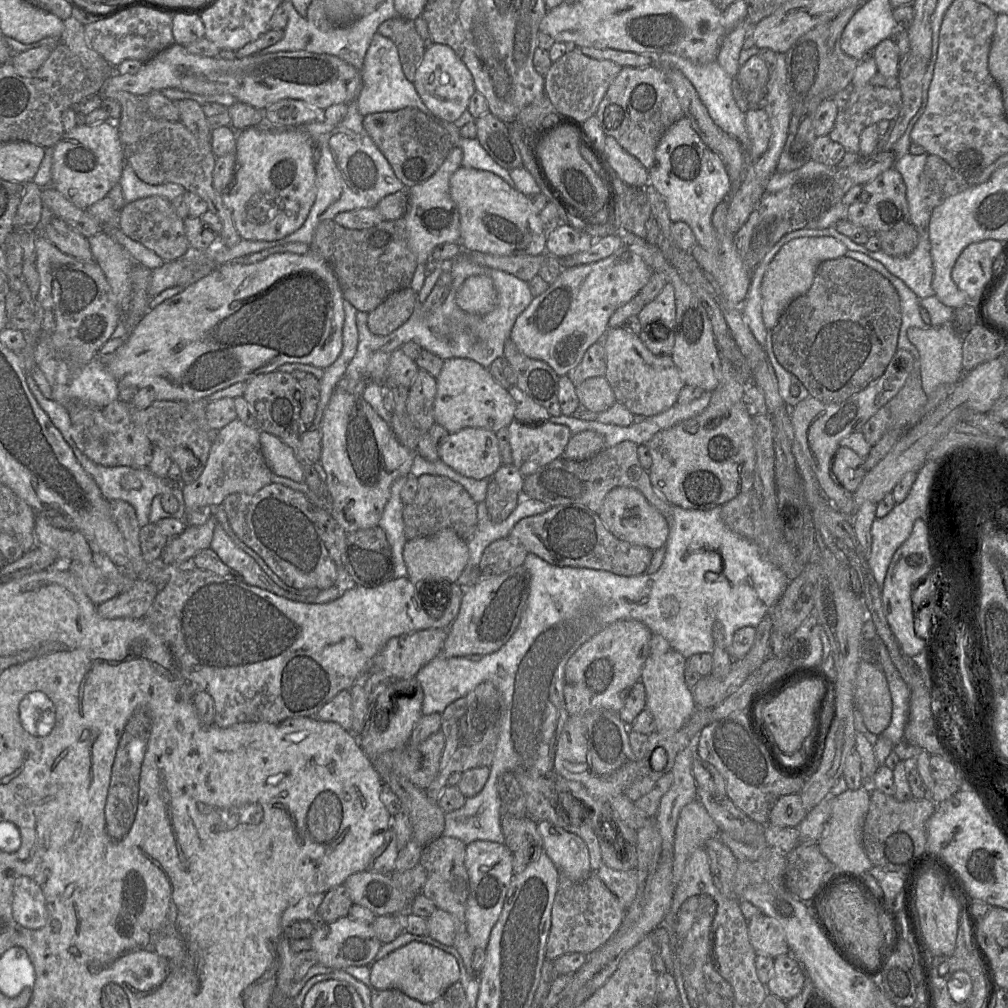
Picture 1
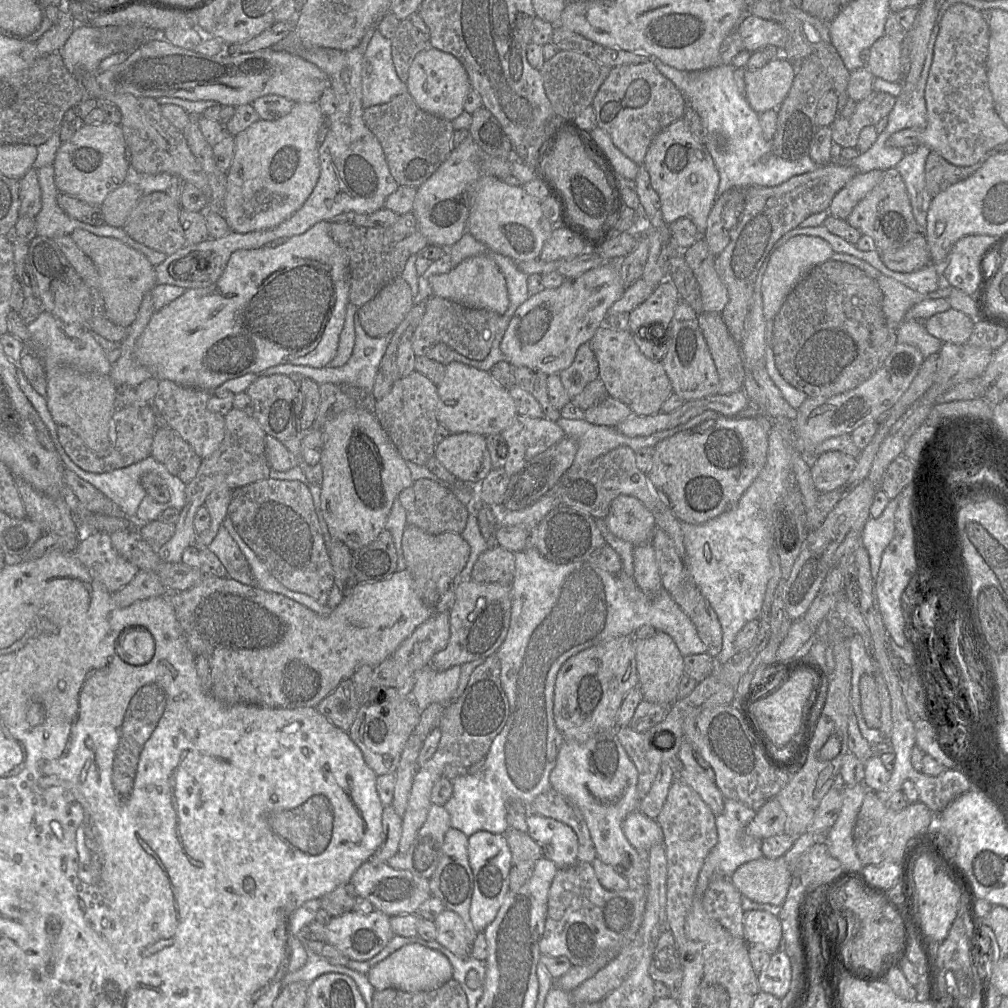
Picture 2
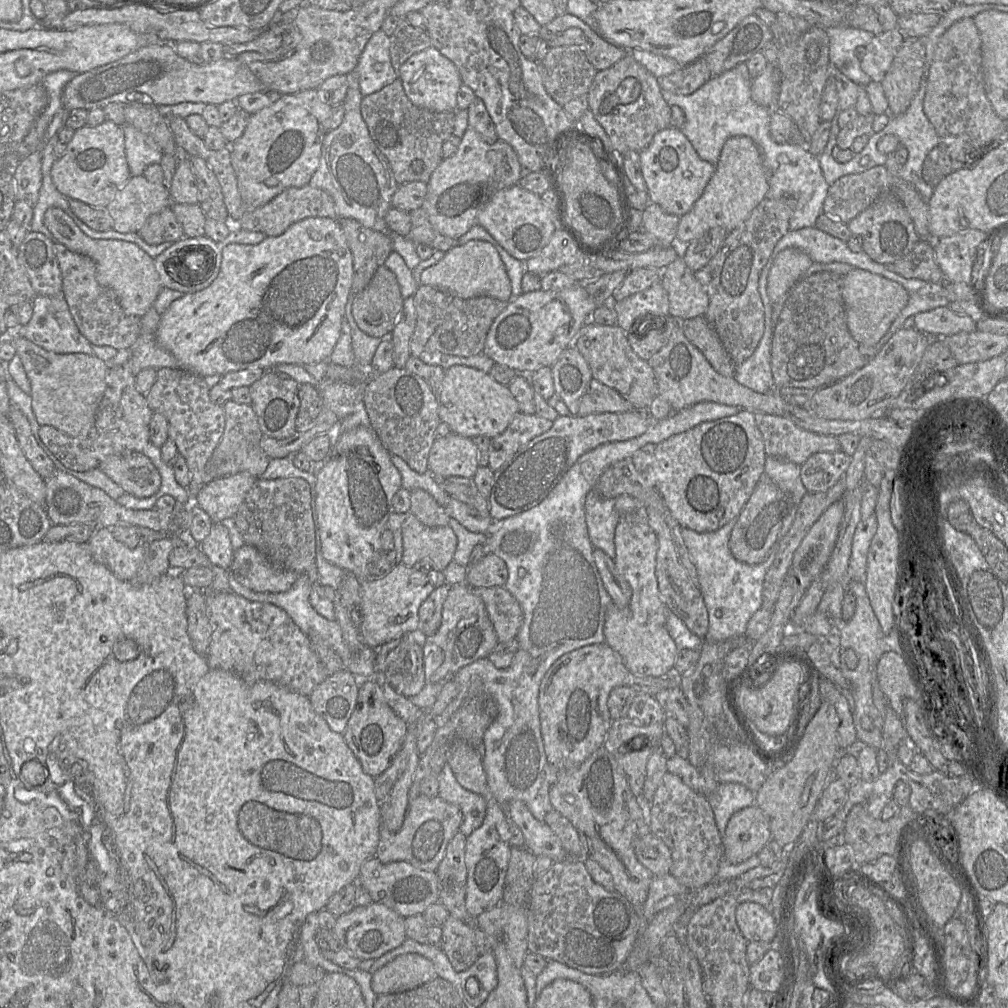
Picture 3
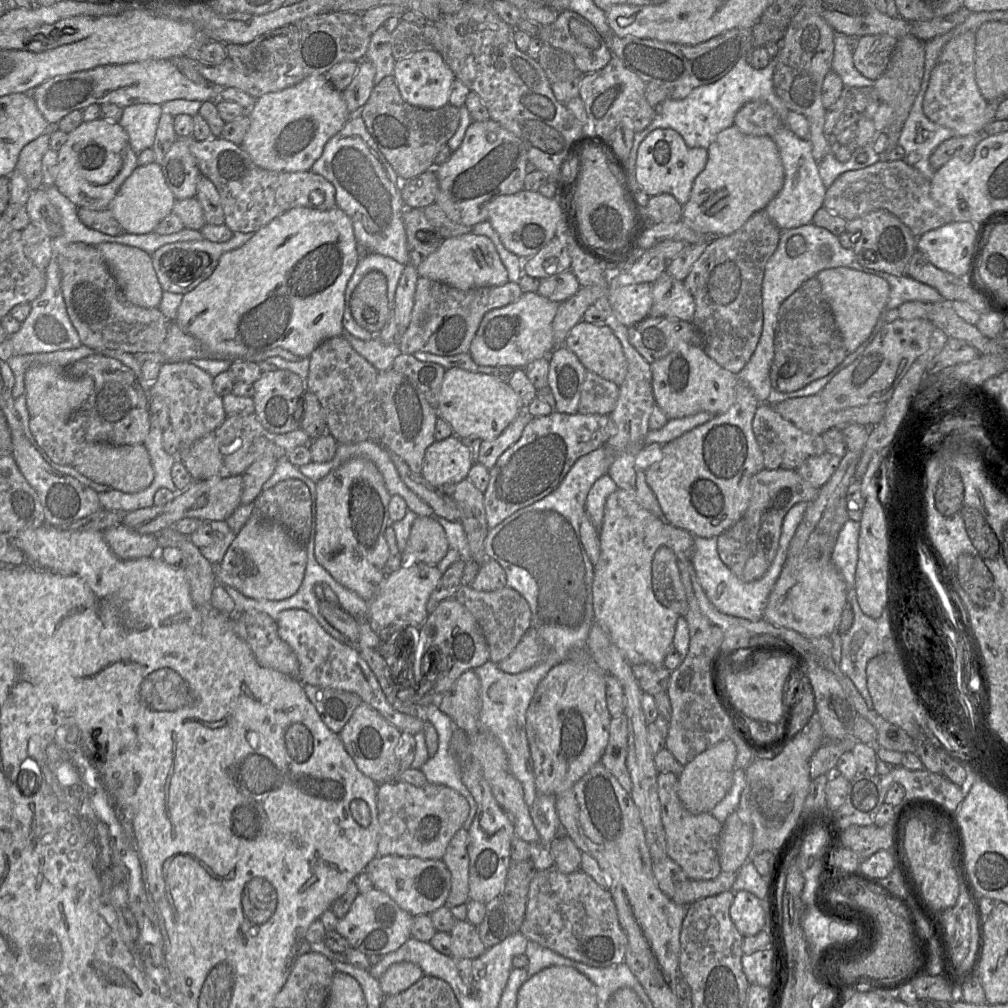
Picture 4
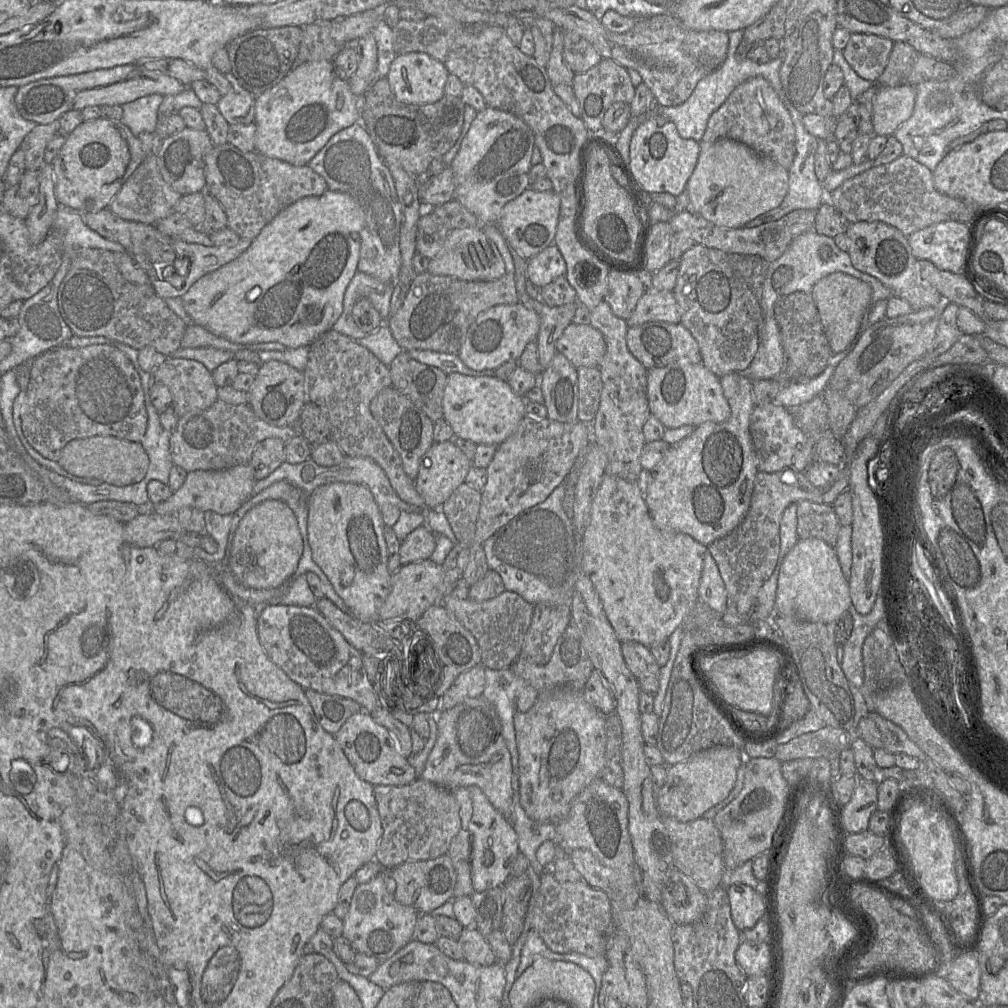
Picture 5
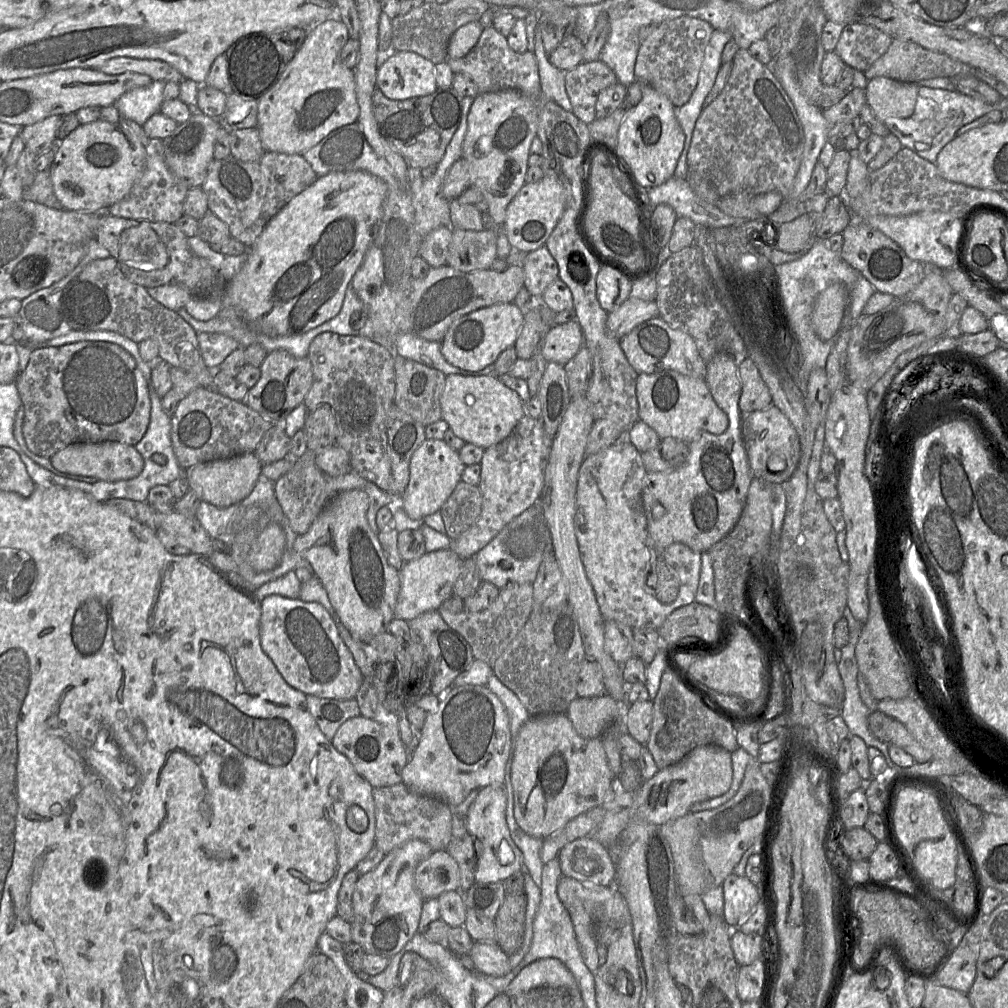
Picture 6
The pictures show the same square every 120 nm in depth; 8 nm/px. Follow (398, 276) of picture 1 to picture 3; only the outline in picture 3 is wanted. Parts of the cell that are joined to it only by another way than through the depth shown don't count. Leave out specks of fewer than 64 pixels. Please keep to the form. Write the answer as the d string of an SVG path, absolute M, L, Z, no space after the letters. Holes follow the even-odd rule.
M423 208L407 212L411 218L411 230L408 238L415 243L424 244L435 251L447 252L457 245L457 240L440 234L431 224L426 211ZM338 218L338 222L353 258L354 275L351 291L356 295L369 284L376 270L384 265L385 260L393 252L393 244L389 235L367 228L354 219Z

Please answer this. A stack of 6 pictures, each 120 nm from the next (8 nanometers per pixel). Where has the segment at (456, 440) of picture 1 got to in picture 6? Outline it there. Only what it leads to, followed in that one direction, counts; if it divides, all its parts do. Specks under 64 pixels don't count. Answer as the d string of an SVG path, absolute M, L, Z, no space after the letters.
M426 439L413 453L409 463L409 481L399 497L400 505L407 516L413 520L438 512L451 495L461 476L465 464L458 451L450 447L443 439Z

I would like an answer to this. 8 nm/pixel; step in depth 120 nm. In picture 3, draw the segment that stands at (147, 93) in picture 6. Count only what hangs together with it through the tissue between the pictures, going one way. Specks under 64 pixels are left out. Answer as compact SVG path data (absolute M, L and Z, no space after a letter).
M127 123L122 128L131 176L142 176L149 165L160 164L163 152L152 137Z

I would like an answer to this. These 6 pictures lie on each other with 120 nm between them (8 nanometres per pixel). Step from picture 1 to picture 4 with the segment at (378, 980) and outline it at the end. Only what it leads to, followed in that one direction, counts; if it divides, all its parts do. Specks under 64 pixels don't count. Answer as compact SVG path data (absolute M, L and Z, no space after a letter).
M398 962L390 965L379 978L384 995L397 995L424 976L422 969L411 962Z

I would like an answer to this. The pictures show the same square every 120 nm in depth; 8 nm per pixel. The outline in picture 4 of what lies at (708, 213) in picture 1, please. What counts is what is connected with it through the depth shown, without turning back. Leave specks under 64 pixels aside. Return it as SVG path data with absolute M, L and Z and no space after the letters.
M657 128L650 132L638 147L635 177L648 196L671 194L683 206L688 202L694 181L704 170L707 161L707 149L690 148L677 131Z

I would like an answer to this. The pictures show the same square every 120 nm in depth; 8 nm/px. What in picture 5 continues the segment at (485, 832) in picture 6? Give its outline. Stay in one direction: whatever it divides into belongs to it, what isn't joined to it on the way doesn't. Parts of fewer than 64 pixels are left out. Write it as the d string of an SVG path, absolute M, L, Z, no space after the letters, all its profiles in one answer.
M477 786L468 787L473 805L473 814L468 831L472 834L471 867L472 885L475 892L502 887L510 877L512 866L519 854L518 837L511 822L489 801Z

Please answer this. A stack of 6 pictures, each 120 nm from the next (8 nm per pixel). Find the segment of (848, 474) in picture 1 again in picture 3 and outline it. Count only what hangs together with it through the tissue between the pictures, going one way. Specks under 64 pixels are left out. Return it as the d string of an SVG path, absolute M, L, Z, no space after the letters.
M843 451L819 452L800 466L800 477L808 492L826 492L842 479L851 456Z

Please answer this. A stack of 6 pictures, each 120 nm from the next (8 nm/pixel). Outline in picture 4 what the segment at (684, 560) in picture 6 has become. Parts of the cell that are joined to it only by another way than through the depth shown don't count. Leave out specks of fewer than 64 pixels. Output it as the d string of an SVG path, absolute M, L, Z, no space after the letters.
M618 488L606 500L603 523L598 530L600 557L594 565L592 585L595 622L608 634L611 641L623 653L631 664L650 664L662 666L665 656L672 646L679 615L663 606L655 597L652 586L652 561L656 551L666 546L676 555L677 560L689 560L692 557L694 537L686 530L677 528L660 519L640 506L626 490Z

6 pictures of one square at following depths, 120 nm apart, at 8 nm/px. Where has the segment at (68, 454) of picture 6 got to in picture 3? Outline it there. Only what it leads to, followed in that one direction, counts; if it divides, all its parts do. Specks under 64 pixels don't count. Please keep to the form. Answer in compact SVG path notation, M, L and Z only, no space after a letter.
M143 452L112 455L103 459L98 469L117 483L127 494L149 497L161 485L161 475Z

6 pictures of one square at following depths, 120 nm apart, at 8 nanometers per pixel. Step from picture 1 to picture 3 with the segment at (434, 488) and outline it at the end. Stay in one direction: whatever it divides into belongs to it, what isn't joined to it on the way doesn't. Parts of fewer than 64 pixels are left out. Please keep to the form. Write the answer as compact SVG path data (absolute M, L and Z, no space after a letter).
M422 489L411 492L410 513L428 527L448 526L451 520L445 507L438 504L428 492Z

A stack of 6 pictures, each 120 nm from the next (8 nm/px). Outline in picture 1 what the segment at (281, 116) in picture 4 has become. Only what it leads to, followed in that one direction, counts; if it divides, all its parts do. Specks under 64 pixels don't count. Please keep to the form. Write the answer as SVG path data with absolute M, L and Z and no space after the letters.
M250 127L237 132L235 173L221 196L242 240L276 241L292 234L303 225L316 198L313 148L313 139L303 127Z

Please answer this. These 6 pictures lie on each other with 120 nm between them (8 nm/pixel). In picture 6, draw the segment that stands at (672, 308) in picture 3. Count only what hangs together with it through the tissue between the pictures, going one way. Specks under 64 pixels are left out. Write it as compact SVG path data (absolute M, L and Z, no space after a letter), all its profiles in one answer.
M629 297L623 304L608 313L607 332L620 340L636 326L657 316L659 316L659 310L655 301Z

